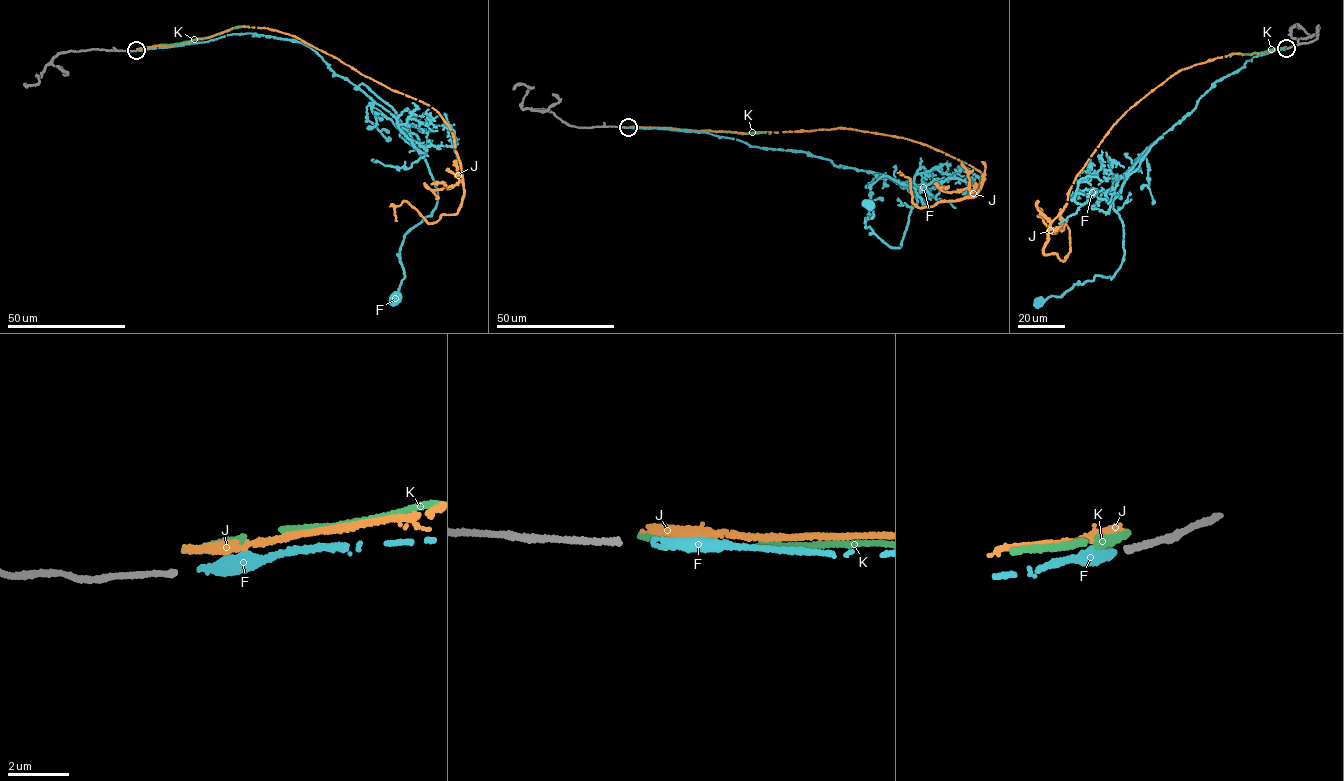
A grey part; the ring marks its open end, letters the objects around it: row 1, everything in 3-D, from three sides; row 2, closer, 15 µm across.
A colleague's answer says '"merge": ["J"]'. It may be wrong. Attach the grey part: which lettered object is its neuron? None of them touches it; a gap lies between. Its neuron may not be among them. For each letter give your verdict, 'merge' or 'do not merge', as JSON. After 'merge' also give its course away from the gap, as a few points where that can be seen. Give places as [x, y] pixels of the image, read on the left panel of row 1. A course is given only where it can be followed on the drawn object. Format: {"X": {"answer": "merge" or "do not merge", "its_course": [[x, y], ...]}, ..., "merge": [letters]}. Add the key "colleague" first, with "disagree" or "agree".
{"colleague": "disagree", "F": {"answer": "merge", "its_course": [[138, 50], [236, 33], [289, 39], [396, 117], [437, 197], [404, 236], [395, 297]]}, "J": {"answer": "do not merge"}, "K": {"answer": "do not merge"}, "merge": ["F"]}

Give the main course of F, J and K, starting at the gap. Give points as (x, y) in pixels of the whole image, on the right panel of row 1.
F: (1286, 48), (1252, 58), (1215, 82), (1129, 171), (1112, 203), (1124, 235), (1114, 276), (1096, 275), (1041, 303)
J: (1286, 47), (1180, 69), (1130, 108), (1051, 223), (1043, 251), (1063, 261), (1067, 225), (1053, 233)
K: (1286, 47), (1230, 56)

